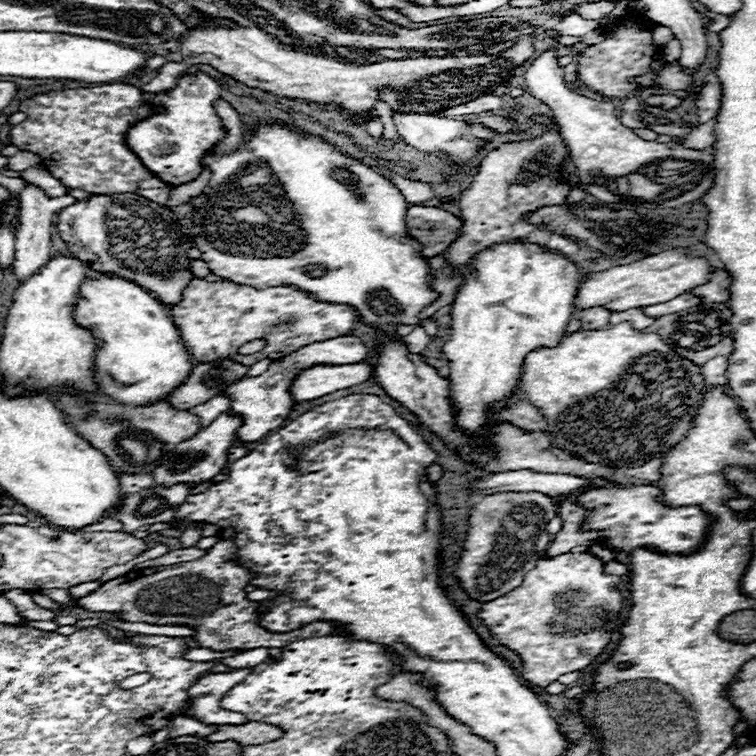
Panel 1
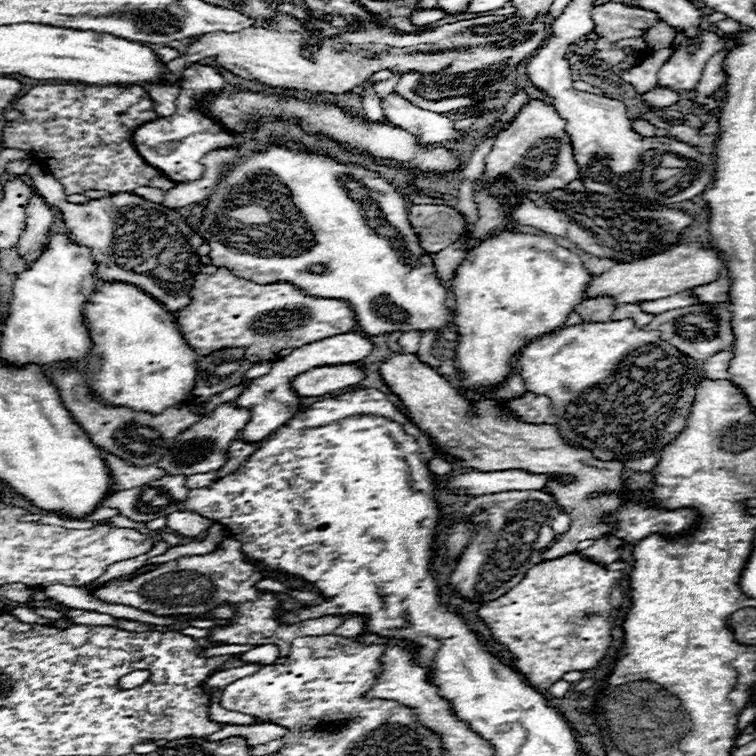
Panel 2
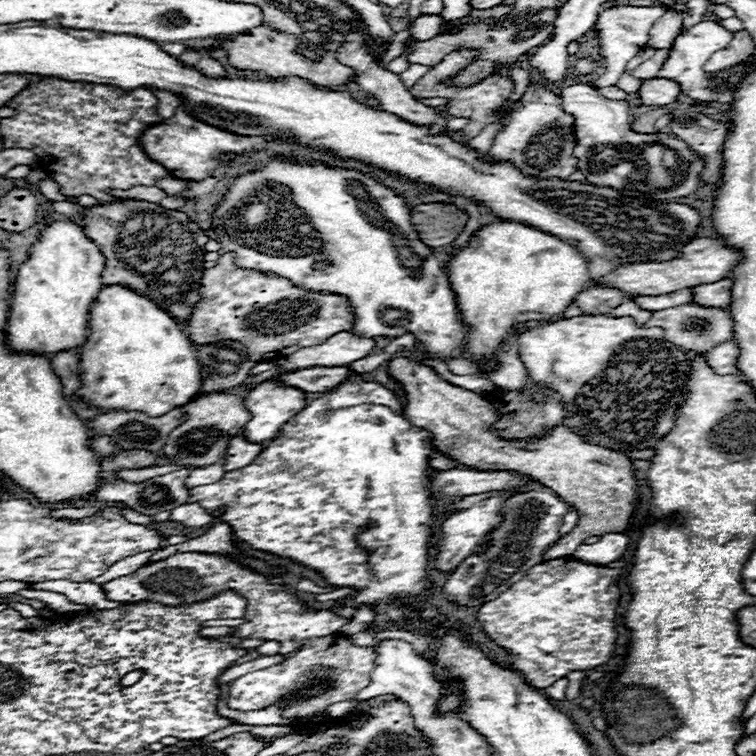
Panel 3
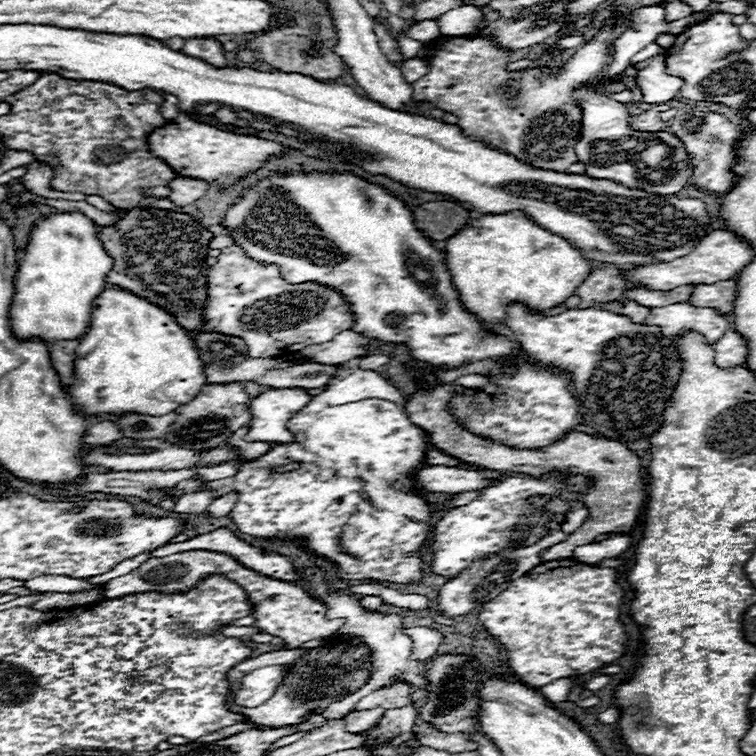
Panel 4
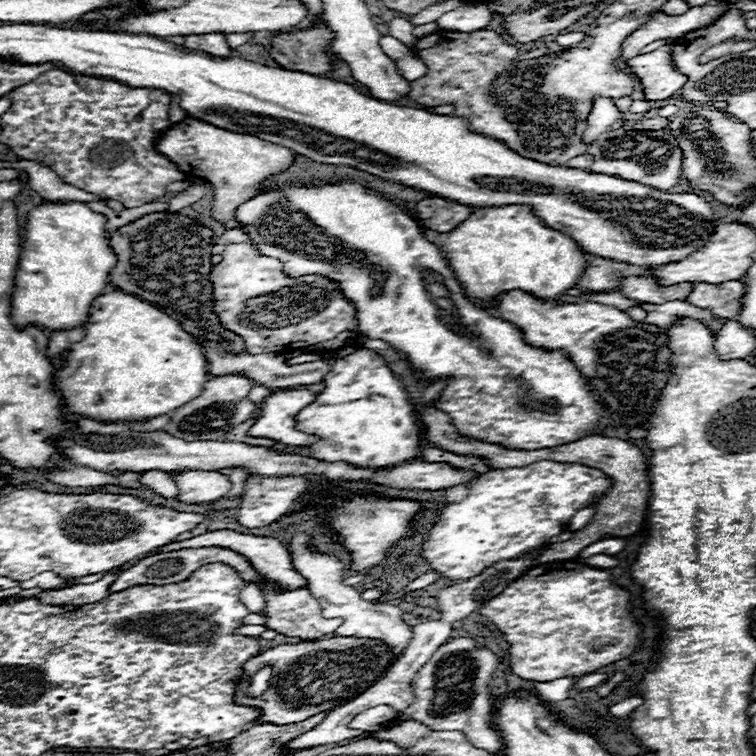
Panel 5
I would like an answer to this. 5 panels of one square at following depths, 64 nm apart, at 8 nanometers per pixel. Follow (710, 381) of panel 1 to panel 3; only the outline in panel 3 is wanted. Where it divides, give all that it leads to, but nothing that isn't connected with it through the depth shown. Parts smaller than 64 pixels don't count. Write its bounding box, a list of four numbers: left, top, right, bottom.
[708,340,740,374]

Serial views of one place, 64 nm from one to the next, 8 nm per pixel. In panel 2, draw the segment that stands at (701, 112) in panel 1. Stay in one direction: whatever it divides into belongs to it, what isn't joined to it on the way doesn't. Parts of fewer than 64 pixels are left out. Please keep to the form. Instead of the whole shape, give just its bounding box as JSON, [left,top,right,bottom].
[696,48,728,112]

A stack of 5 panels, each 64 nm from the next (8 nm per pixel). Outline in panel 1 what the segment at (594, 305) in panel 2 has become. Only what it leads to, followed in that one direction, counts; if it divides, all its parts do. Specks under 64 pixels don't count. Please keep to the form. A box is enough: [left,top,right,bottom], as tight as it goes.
[574,308,610,330]

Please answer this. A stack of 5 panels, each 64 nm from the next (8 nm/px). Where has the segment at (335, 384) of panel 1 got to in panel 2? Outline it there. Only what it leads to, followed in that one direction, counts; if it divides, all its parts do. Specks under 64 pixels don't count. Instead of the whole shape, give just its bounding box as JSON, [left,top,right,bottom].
[292,364,366,398]

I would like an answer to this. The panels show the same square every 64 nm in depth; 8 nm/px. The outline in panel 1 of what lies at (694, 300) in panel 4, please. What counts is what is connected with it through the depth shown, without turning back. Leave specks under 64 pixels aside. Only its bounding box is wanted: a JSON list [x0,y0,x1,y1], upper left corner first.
[690,270,732,304]

